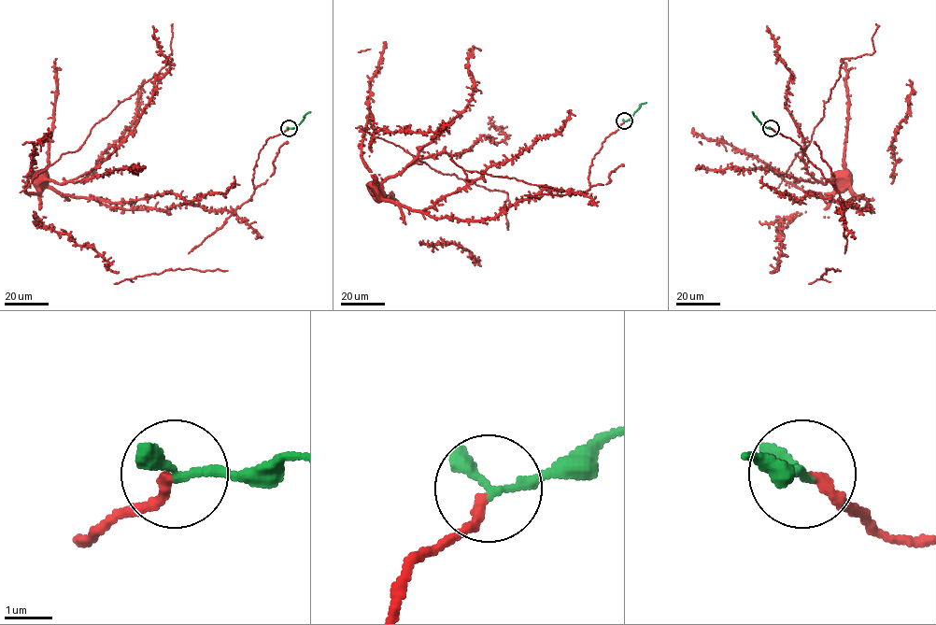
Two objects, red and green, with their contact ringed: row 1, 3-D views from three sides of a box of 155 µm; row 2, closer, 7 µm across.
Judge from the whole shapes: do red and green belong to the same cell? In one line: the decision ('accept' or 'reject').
accept

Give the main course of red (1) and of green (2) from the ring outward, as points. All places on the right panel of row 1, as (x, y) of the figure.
1: (771, 128), (797, 143), (820, 170), (843, 202), (839, 210), (848, 205), (870, 208), (839, 180)
2: (771, 128), (752, 111)

